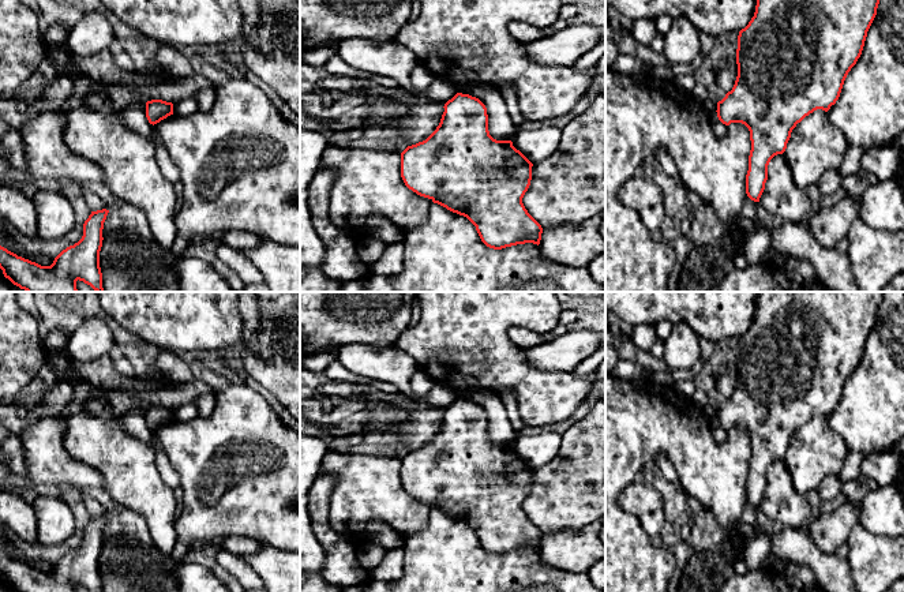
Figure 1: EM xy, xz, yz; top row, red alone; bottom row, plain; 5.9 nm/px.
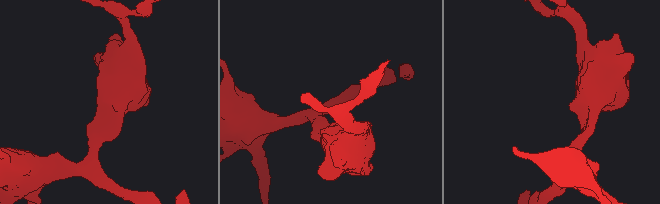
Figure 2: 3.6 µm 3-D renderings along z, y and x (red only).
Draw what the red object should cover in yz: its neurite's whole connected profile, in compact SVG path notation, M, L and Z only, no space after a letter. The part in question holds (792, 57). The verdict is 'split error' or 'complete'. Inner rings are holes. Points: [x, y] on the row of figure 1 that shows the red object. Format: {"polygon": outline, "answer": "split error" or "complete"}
{"polygon": "M757 0L754 16L738 35L735 85L717 102L716 110L723 124L742 123L750 131L746 194L751 201L759 202L768 165L774 156L785 151L796 124L817 109L828 112L839 100L848 72L862 55L878 4L879 0Z", "answer": "complete"}

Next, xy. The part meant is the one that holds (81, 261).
{"polygon": "M106 209L91 211L83 224L82 239L63 250L50 266L41 266L0 246L4 277L26 292L78 292L78 280L104 292L100 251L108 213Z", "answer": "complete"}

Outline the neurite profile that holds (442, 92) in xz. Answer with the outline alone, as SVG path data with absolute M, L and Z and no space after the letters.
M439 79L435 86L430 87L423 97L435 102L447 102L458 93L457 87L450 82Z

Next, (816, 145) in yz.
M817 109L796 124L783 154L794 183L806 190L826 171L839 168L847 149L843 131L830 123L828 112Z

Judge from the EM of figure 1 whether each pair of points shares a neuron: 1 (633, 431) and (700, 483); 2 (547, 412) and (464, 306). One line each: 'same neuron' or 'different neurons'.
1: same neuron
2: same neuron

